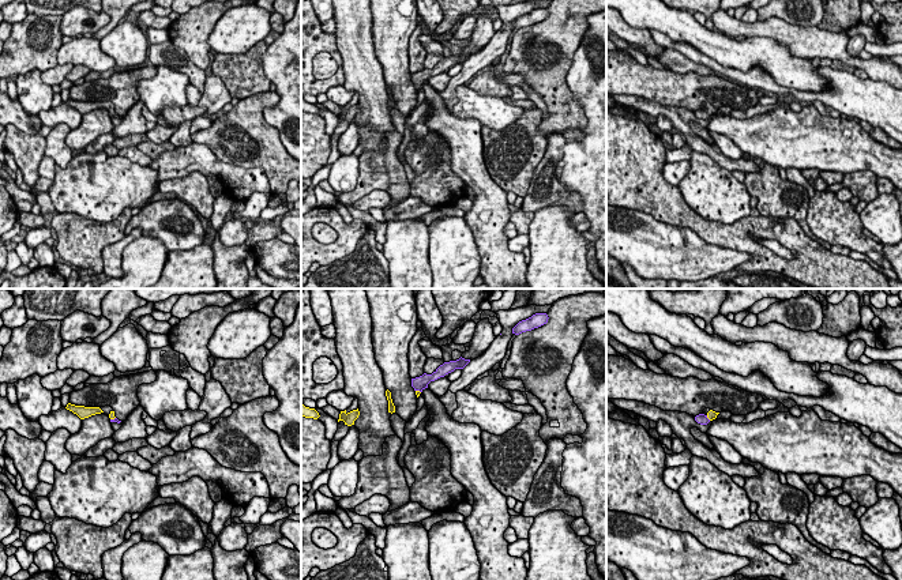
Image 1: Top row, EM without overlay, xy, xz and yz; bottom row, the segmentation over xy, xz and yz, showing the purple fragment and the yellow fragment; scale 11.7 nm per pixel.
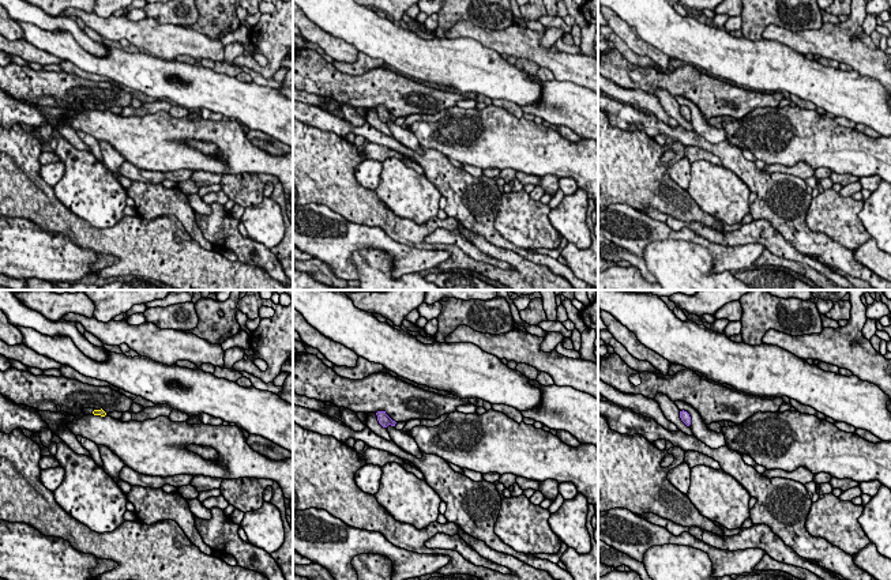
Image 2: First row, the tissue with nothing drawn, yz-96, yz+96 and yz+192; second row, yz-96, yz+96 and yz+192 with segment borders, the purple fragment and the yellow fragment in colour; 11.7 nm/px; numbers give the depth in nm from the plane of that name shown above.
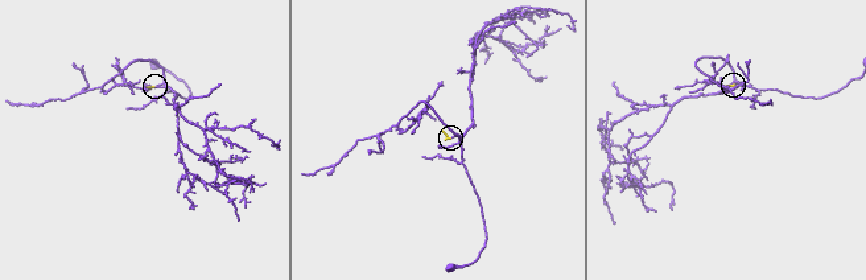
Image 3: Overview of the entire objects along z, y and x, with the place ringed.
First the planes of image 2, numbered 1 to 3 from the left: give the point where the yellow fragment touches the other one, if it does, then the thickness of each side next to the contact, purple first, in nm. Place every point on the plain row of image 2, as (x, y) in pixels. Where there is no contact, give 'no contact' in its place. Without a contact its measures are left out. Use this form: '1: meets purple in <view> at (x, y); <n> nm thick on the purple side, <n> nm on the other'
1: no contact
2: no contact
3: no contact

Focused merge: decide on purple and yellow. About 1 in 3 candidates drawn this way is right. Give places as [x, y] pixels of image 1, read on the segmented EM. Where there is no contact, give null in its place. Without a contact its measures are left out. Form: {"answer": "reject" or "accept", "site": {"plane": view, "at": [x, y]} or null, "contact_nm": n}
{"answer": "accept", "site": {"plane": "xy", "at": [112, 420]}, "contact_nm": 70}

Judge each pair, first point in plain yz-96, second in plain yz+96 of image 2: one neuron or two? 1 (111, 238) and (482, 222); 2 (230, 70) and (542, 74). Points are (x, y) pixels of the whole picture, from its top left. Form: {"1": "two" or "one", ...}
{"1": "two", "2": "two"}

